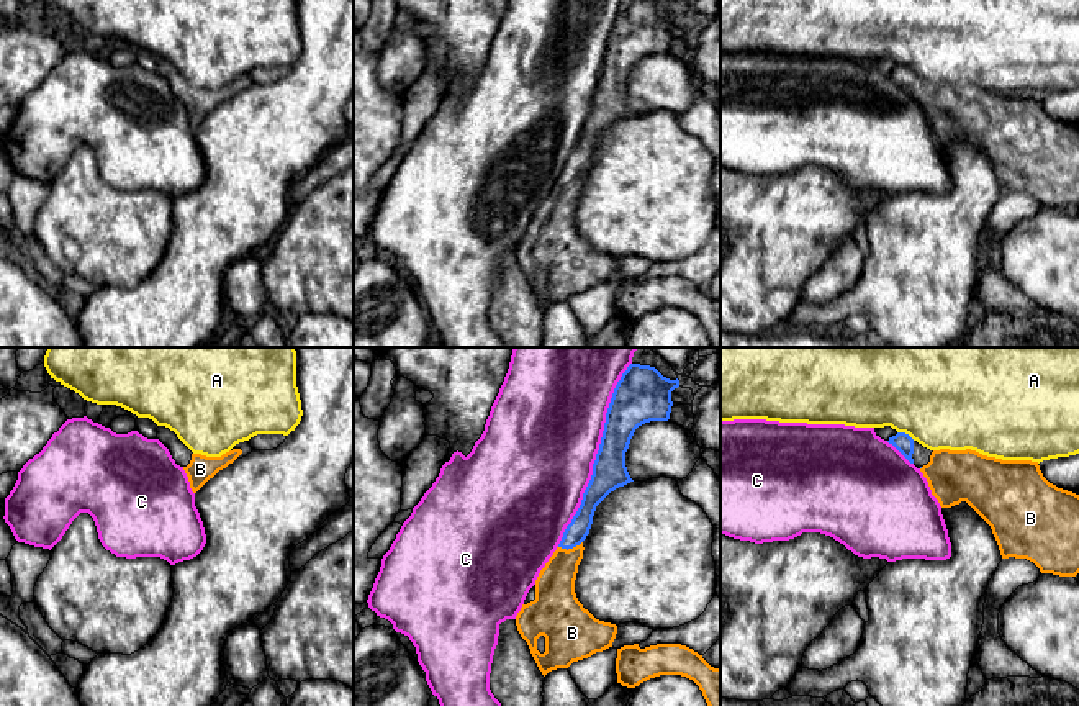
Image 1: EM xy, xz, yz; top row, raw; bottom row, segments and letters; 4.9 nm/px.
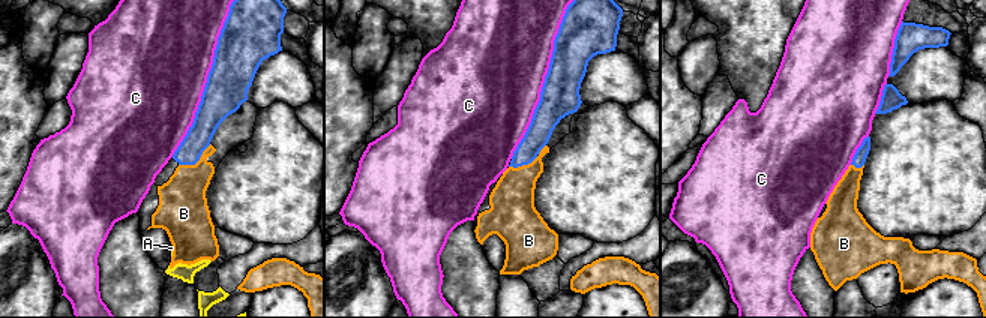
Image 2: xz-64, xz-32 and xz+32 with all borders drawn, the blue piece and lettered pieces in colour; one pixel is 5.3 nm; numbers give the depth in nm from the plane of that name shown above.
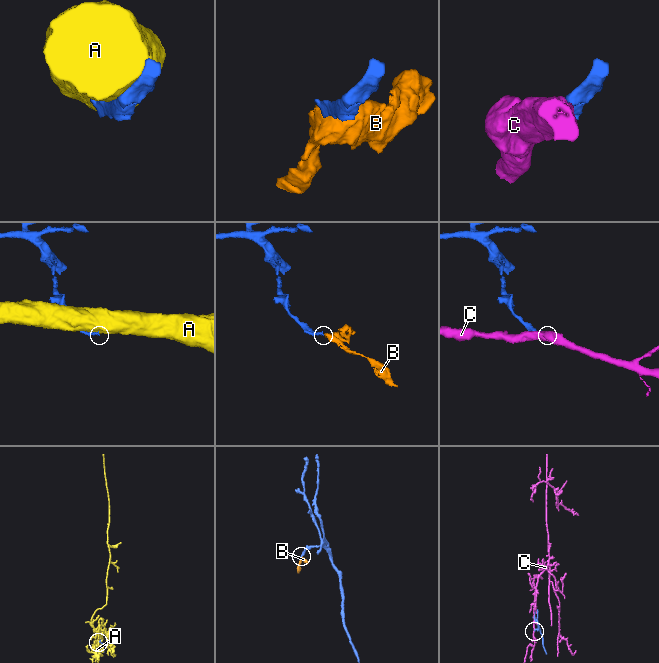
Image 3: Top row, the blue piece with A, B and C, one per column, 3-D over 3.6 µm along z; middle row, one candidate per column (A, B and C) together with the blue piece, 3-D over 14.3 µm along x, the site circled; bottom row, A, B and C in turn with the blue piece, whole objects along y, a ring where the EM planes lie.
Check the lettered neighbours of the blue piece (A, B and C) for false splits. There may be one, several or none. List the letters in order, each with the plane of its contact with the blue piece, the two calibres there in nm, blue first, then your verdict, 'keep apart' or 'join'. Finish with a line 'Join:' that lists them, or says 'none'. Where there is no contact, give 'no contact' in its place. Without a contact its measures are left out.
A: meets blue in yz; 90 nm thick on the blue side, 400 nm on the other; keep apart
B: meets blue in xz; 110 nm thick on the blue side, 190 nm on the other; join
C: meets blue in xz; 180 nm thick on the blue side, 480 nm on the other; keep apart
Join: B

